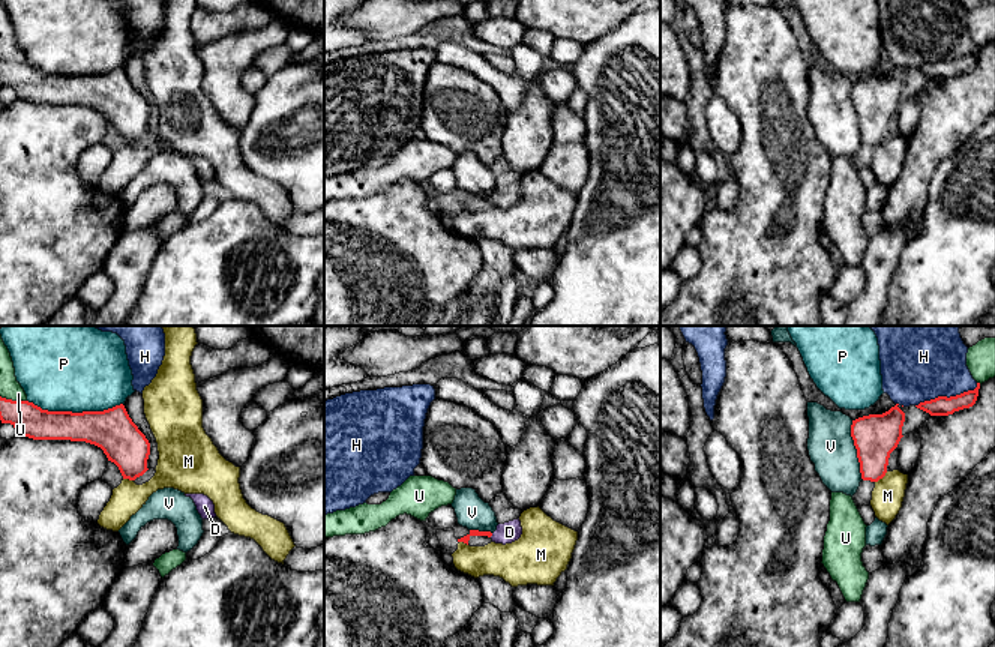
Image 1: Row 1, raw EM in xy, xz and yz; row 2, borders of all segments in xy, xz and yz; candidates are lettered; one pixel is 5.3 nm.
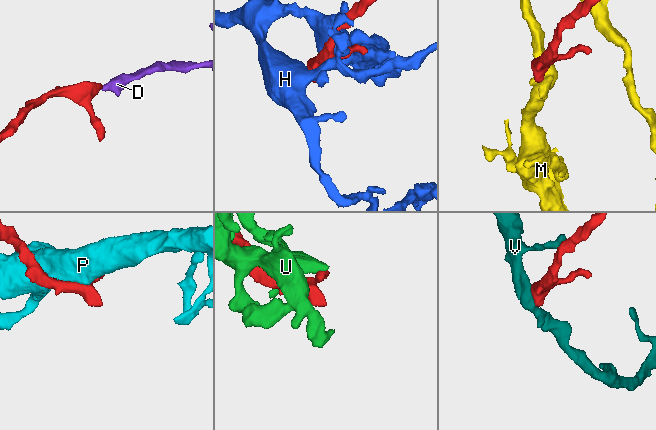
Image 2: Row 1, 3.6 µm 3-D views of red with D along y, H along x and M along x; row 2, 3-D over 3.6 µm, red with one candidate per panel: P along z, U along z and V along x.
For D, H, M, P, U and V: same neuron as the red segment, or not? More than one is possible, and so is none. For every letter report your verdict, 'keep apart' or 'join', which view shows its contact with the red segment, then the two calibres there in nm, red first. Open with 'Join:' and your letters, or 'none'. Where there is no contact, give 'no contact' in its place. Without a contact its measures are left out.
Join: D
D: join; contact in xz; calibres 40 and 110 nm
H: keep apart; contact in yz; calibres 110 and 360 nm
M: keep apart; contact in yz; calibres 240 and 170 nm
P: keep apart; contact in xy; calibres 220 and 400 nm
U: keep apart; contact in xy; calibres 180 and 110 nm
V: keep apart; contact in yz; calibres 240 and 240 nm

